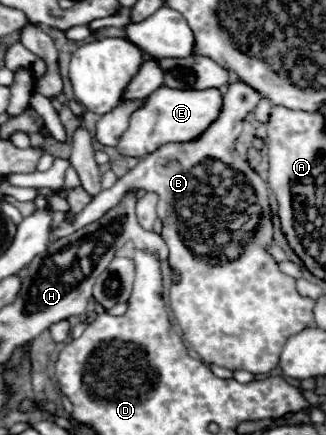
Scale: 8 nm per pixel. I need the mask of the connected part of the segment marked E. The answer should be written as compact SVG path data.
M159 87L147 97L147 105L131 115L129 129L123 133L117 149L125 157L143 157L165 143L185 143L199 139L219 117L223 93L219 89L171 89Z

